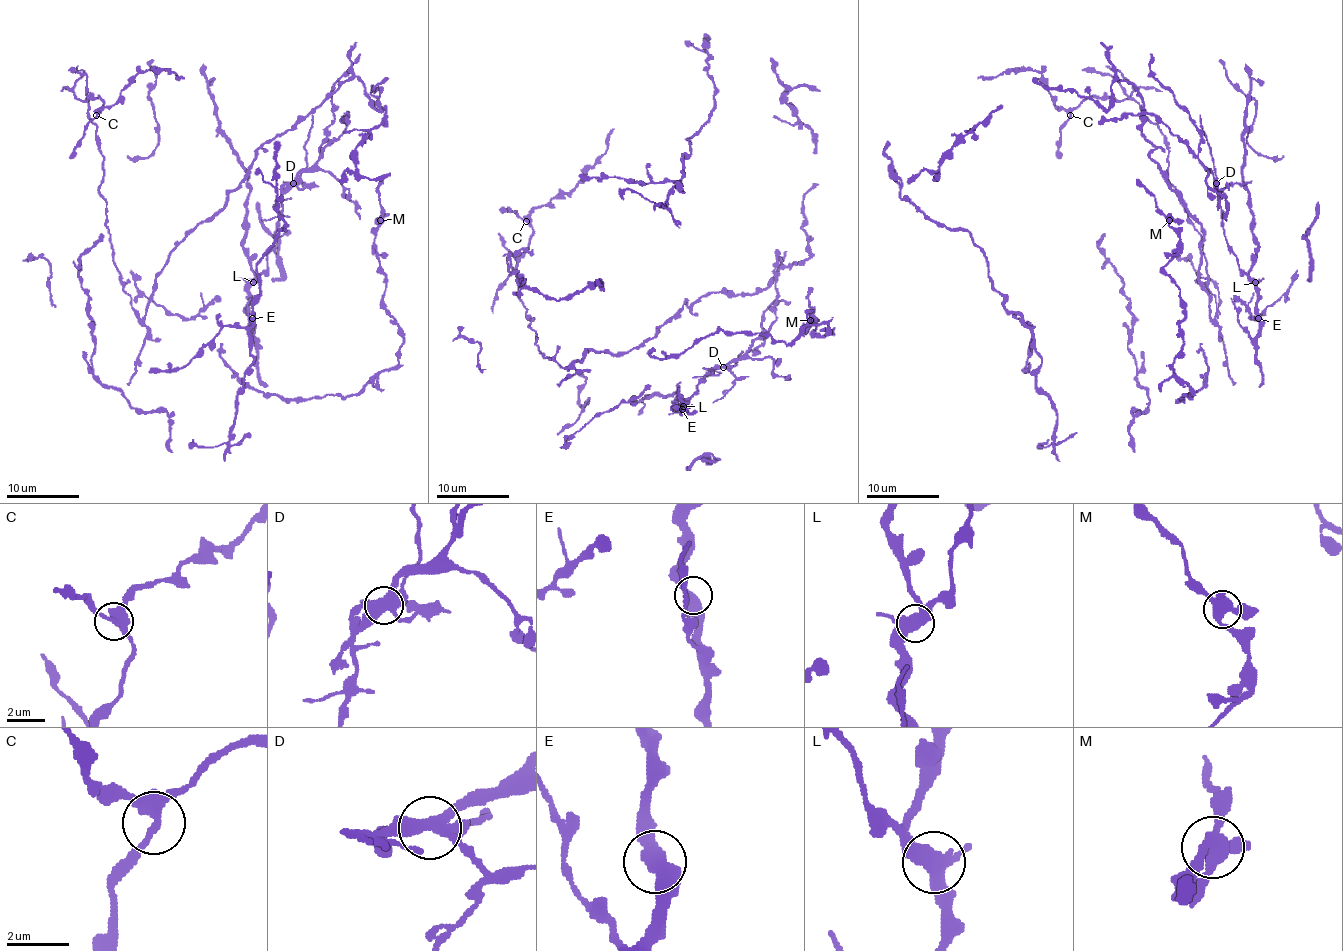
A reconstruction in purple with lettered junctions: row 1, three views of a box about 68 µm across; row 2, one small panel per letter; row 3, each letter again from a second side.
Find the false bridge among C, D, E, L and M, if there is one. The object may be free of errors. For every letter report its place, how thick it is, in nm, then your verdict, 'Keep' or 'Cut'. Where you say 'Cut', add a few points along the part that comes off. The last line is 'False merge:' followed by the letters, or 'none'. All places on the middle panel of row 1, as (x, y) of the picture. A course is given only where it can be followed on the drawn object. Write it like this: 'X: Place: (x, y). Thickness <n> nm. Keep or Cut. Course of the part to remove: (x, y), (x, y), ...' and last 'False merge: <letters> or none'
C: Place: (526, 221). Thickness 300 nm. Keep
D: Place: (723, 367). Thickness 440 nm. Cut. Course of the part to remove: (723, 368), (736, 364), (734, 360), (743, 351)
E: Place: (682, 409). Thickness 400 nm. Keep
L: Place: (683, 406). Thickness 400 nm. Keep
M: Place: (810, 320). Thickness 420 nm. Keep
False merge: D

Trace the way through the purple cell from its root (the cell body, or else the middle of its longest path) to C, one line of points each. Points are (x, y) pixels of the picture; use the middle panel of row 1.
C: (727, 291), (687, 300), (642, 346), (562, 368), (538, 349), (517, 270), (504, 284), (526, 221)

